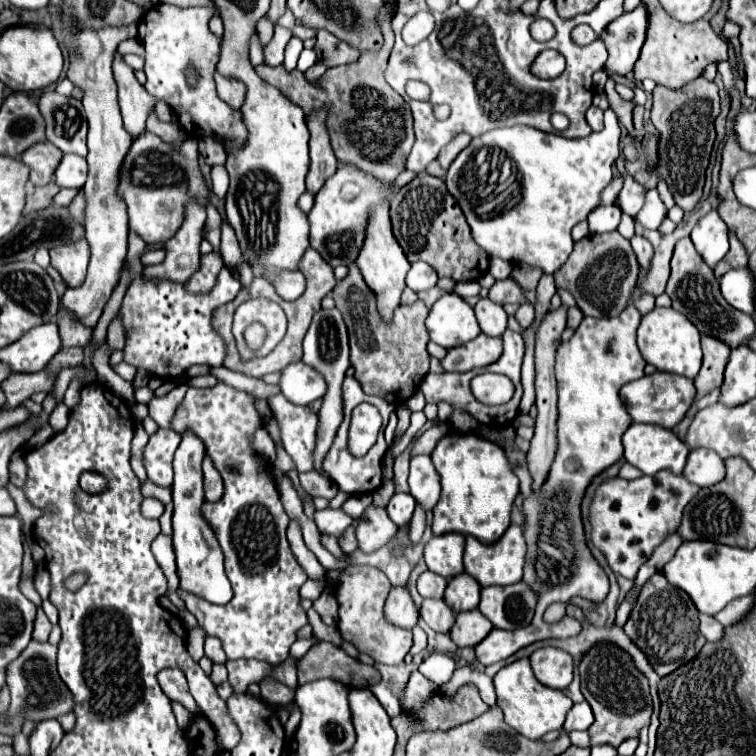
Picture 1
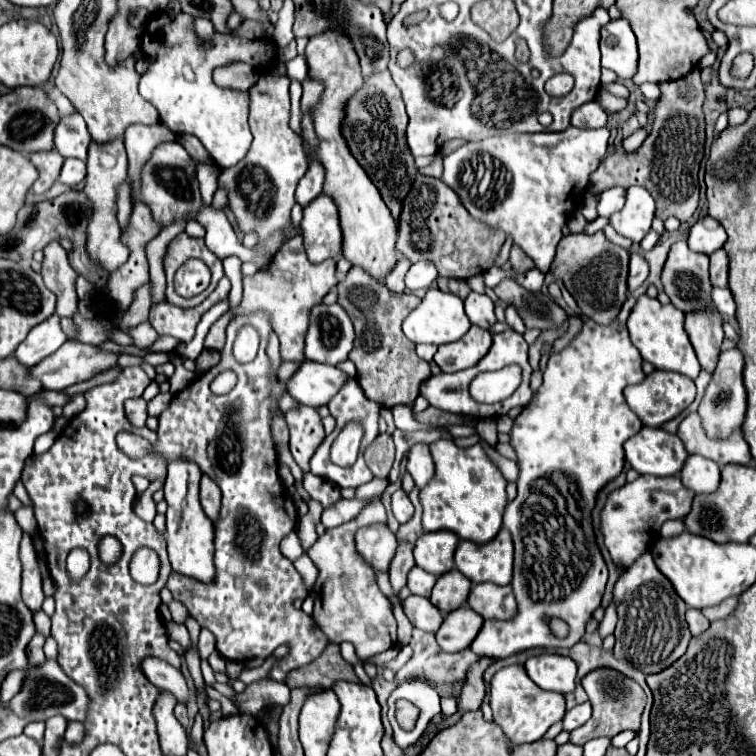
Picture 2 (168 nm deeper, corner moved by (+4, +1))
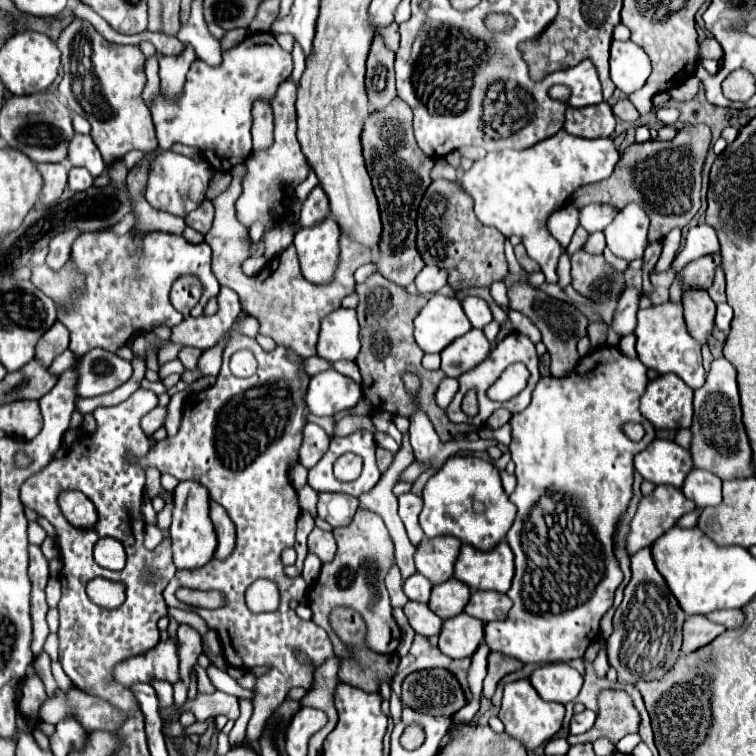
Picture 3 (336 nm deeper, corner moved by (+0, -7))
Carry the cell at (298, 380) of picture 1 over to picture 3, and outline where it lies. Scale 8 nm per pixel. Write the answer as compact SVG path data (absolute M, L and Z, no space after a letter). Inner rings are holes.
M331 367L311 377L305 403L313 415L333 415L355 407L361 397L361 387Z

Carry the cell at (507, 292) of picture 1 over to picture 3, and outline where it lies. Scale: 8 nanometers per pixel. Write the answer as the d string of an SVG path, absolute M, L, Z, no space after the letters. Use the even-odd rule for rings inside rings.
M517 285L511 287L507 291L509 297L509 309L515 309L519 313L523 313L525 317L529 317L537 329L541 331L541 341L545 343L549 355L551 355L551 375L555 377L563 377L563 373L567 373L569 369L573 369L579 361L579 353L577 353L577 341L587 333L587 319L585 315L575 309L573 305L553 299L549 295L545 295L541 289L529 287L529 285Z

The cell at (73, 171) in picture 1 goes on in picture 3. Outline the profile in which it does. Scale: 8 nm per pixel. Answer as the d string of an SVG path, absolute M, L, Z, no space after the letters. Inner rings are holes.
M73 167L69 171L69 189L71 191L85 191L93 185L93 177L87 169L81 169L81 167Z

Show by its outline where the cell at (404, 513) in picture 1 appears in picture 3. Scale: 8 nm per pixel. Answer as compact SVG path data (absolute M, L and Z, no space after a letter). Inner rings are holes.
M403 493L399 497L399 517L401 517L401 521L403 521L405 529L407 529L409 541L413 545L419 545L419 541L423 539L423 531L421 531L421 525L417 521L421 507L423 507L421 497L417 497L413 493Z

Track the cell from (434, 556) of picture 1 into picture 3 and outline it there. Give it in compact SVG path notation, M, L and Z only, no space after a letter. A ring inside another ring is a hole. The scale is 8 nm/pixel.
M433 537L423 539L417 545L415 565L433 585L439 585L453 577L453 565L459 555L461 541L457 537Z

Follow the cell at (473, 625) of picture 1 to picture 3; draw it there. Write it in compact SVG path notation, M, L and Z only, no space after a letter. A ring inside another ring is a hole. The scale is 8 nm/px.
M459 613L443 623L439 635L439 649L451 659L471 657L483 641L483 623L467 613Z

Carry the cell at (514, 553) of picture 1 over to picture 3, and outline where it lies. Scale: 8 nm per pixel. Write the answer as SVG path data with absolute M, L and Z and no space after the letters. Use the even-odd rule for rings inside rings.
M501 541L491 551L479 551L479 549L473 549L471 545L463 545L461 547L461 553L457 557L457 563L455 563L455 579L467 583L467 587L471 591L483 589L483 591L499 591L499 593L505 593L511 587L513 571L515 571L513 551L511 551L511 547L509 547L507 541Z

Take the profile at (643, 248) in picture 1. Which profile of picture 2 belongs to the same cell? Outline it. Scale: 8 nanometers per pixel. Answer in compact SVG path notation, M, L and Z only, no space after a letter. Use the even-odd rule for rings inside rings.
M631 251L631 265L629 265L629 279L627 279L629 293L633 293L637 287L641 287L641 283L647 279L647 275L649 275L649 265L643 259L643 255Z

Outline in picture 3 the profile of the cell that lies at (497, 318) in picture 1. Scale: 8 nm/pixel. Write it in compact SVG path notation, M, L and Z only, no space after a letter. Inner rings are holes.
M467 297L467 299L463 299L461 305L463 305L465 315L469 317L469 321L471 321L471 325L475 329L483 329L487 323L493 321L491 309L489 309L489 305L483 299L479 299L479 297Z

